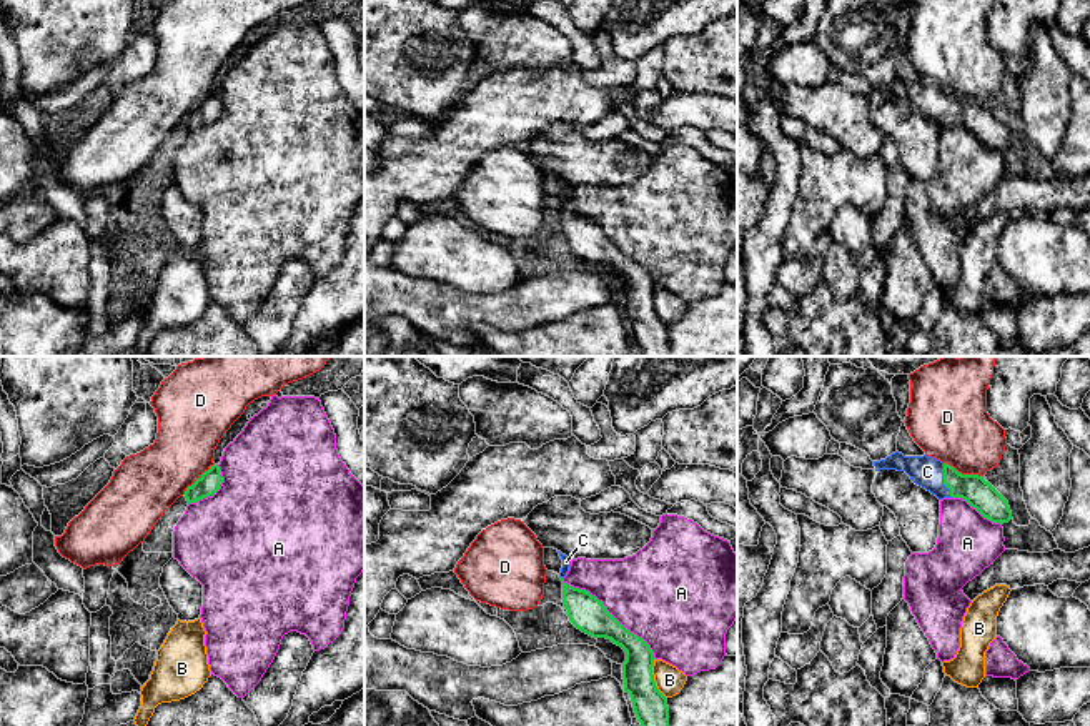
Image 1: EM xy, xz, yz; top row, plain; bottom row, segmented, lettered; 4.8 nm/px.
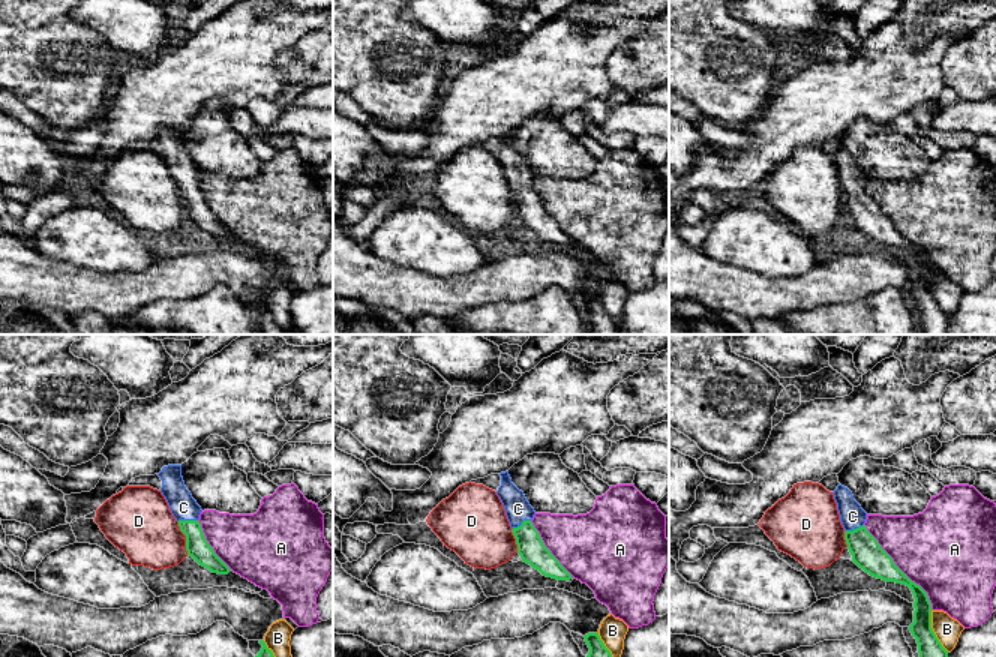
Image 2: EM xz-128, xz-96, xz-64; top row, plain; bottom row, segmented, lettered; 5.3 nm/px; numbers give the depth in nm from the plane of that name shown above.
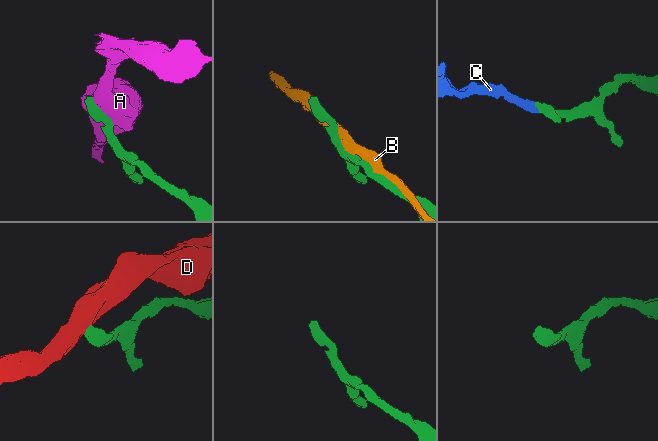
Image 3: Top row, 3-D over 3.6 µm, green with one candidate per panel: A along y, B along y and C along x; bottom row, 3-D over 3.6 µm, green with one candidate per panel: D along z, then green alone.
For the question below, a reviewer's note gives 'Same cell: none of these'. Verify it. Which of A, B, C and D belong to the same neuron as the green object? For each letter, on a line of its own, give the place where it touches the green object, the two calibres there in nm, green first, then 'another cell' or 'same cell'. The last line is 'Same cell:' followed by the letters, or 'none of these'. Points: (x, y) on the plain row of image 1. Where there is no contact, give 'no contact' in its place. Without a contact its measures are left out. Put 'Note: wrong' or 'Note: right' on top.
Note: wrong
A: contact xz (609, 240); calibres 170 and 440 nm; another cell
B: contact xz (653, 305); calibres 160 and 140 nm; another cell
C: contact yz (944, 107); calibres 140 and 150 nm; same cell
D: contact yz (964, 102); calibres 140 and 360 nm; another cell
Same cell: C

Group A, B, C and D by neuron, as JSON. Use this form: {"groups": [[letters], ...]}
{"groups": [["A"], ["B"], ["C"], ["D"]]}

